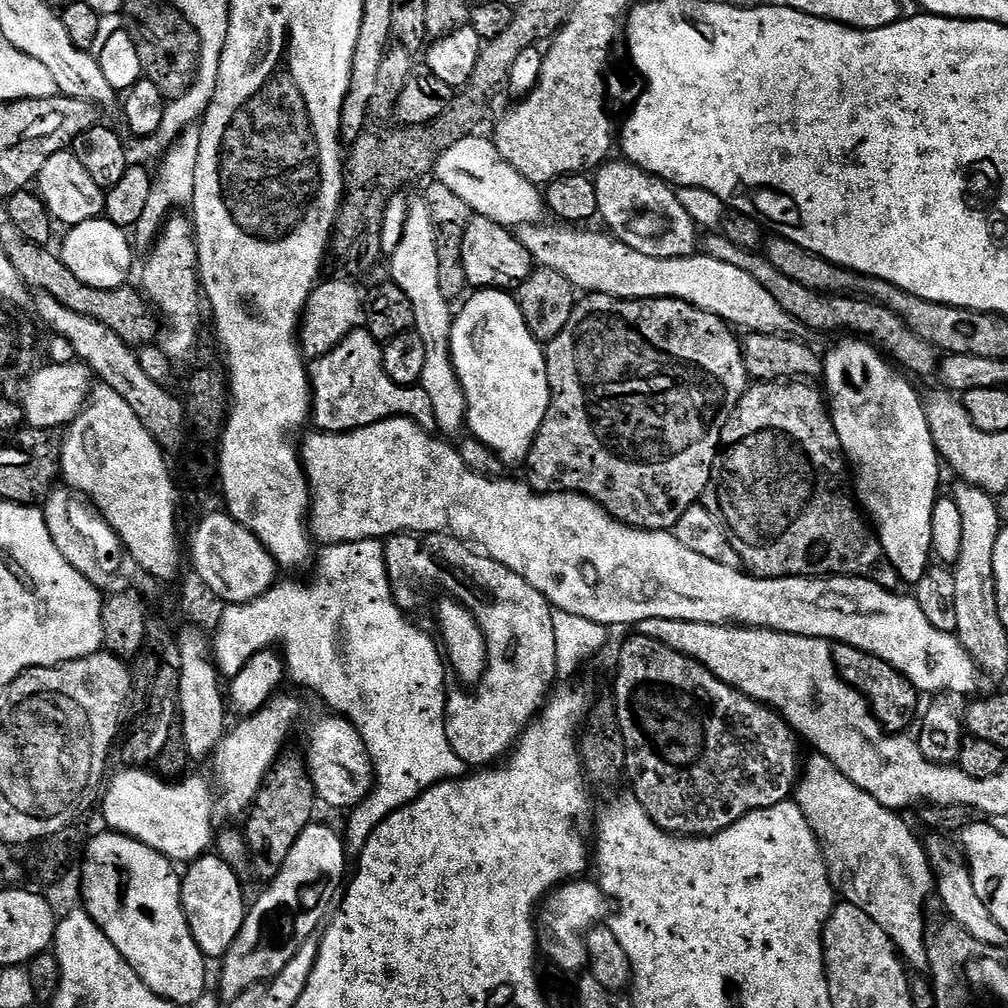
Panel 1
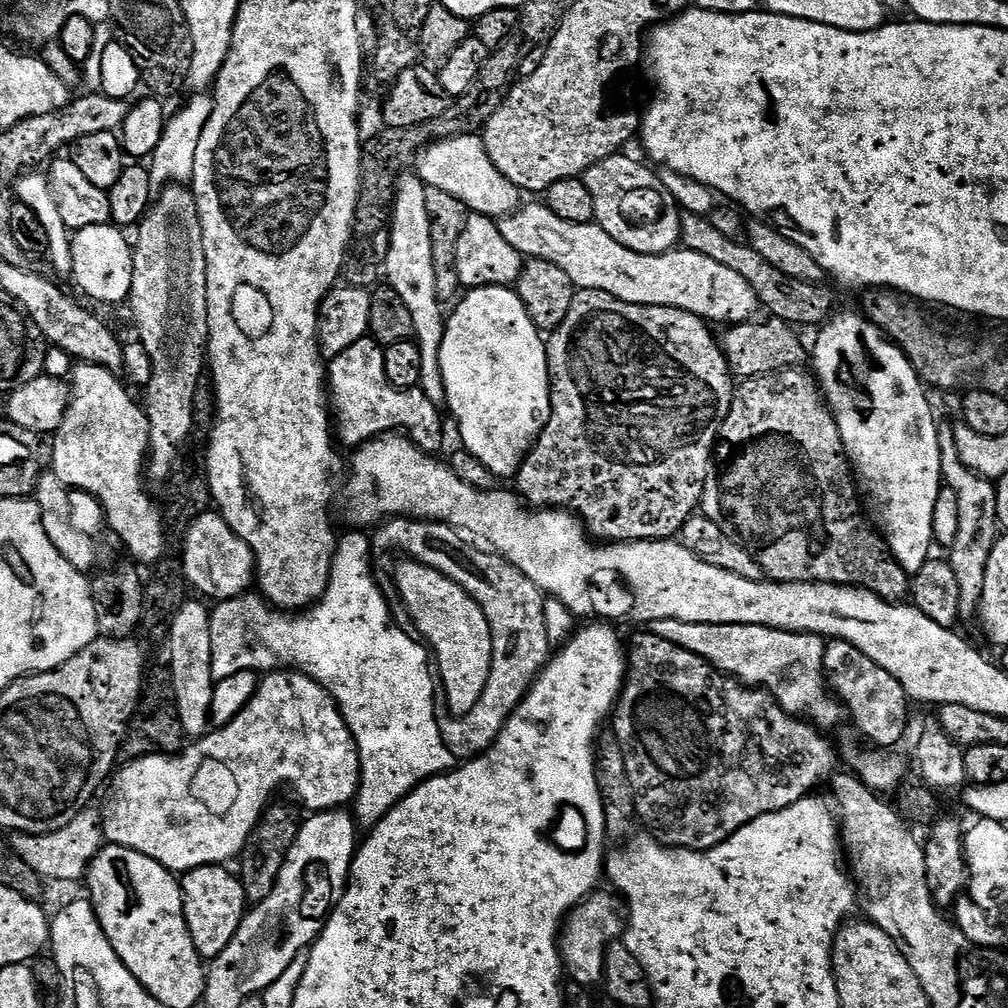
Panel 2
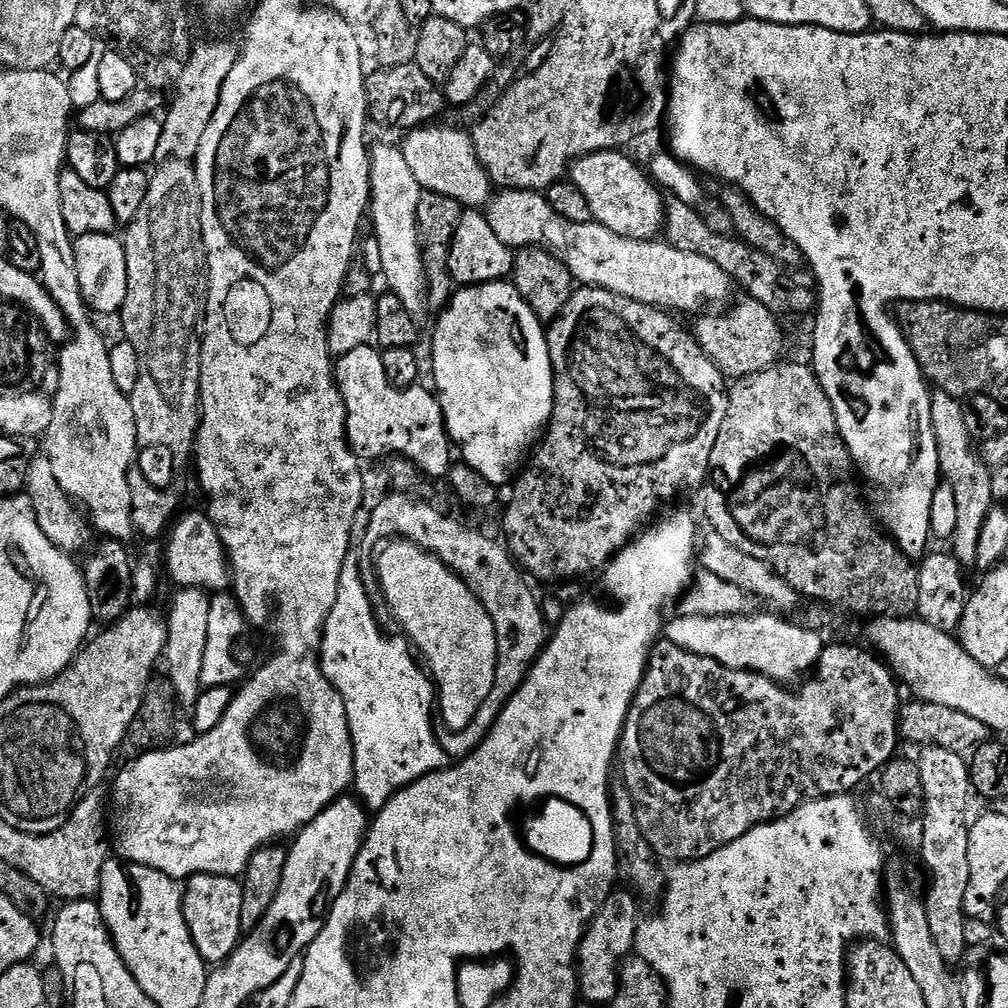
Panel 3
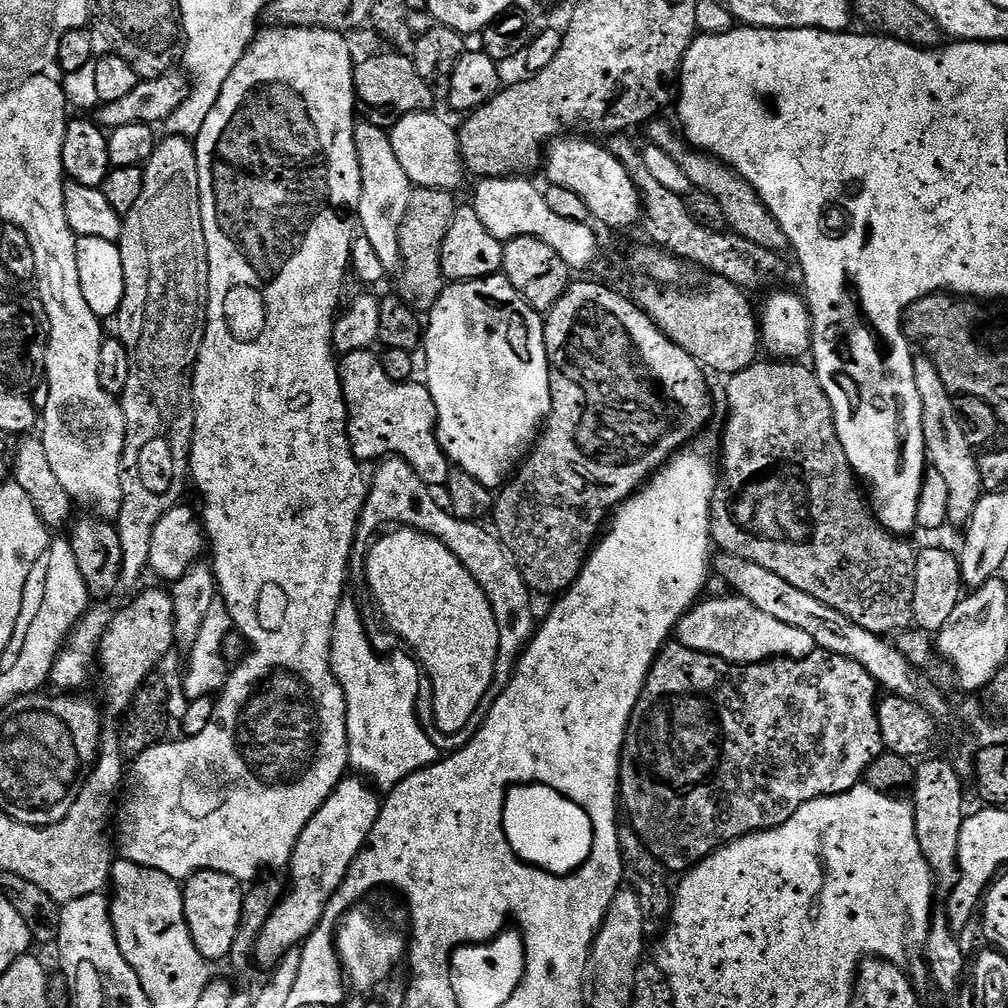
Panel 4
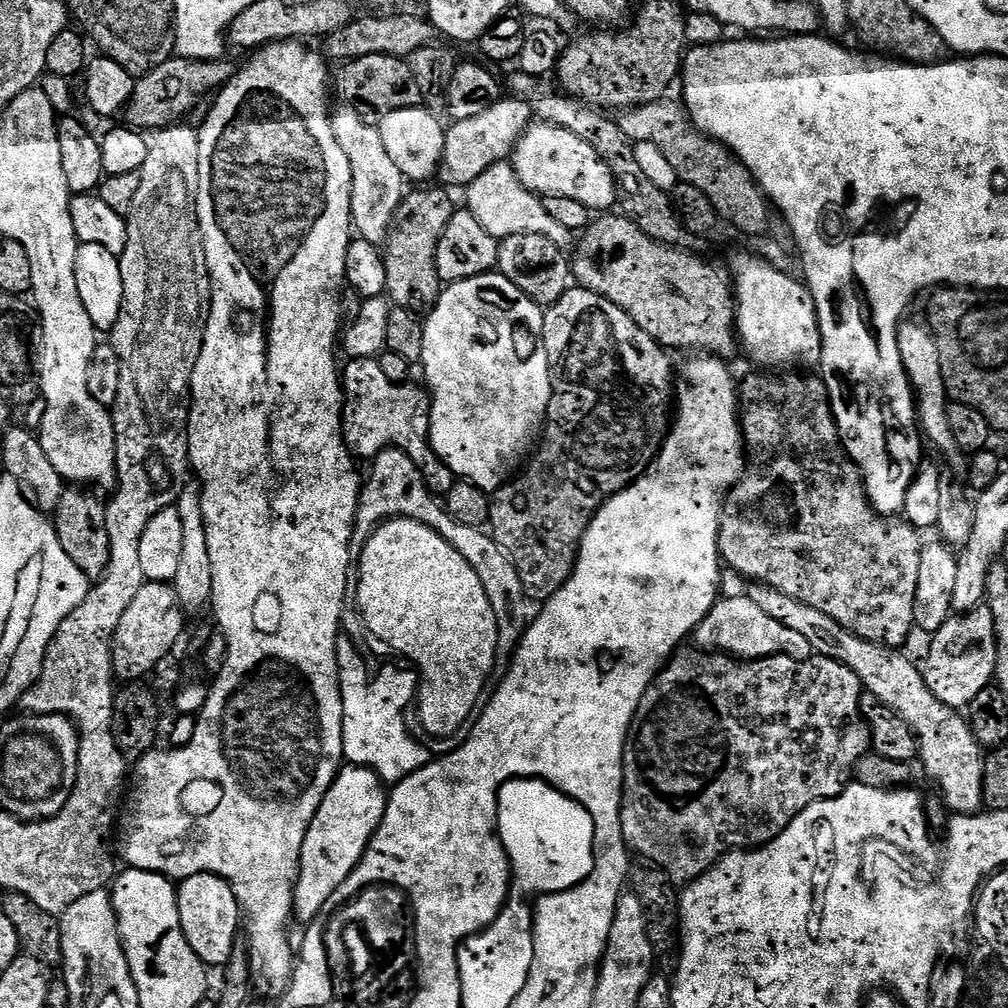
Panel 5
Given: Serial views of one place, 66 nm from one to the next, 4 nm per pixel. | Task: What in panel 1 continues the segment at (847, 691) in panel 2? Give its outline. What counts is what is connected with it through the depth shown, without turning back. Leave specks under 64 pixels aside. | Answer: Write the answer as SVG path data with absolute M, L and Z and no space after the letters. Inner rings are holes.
M836 644L832 649L832 657L836 663L836 669L840 677L868 699L868 705L876 716L876 721L881 724L886 732L904 734L909 731L912 719L917 719L921 711L921 693L909 682L894 666L890 666L877 656L871 656L869 652L858 650L849 644Z

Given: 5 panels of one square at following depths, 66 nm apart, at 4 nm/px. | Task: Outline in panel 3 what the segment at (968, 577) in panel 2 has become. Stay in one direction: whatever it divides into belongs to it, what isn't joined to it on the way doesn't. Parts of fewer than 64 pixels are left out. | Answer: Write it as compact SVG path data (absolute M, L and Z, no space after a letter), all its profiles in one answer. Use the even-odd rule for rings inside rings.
M939 390L933 391L930 418L934 426L940 475L943 483L948 484L950 490L954 490L954 502L958 506L956 533L950 538L950 544L952 544L950 548L961 565L972 566L976 564L982 528L994 507L992 472L966 430L963 406L957 397Z

